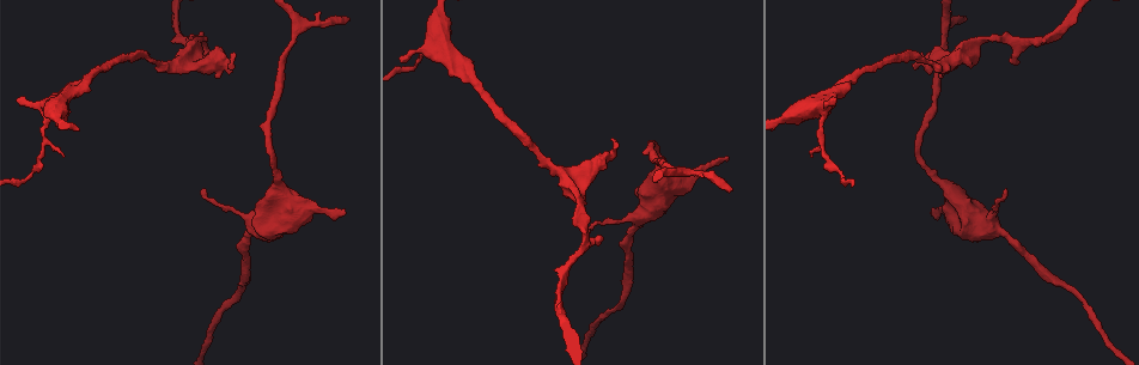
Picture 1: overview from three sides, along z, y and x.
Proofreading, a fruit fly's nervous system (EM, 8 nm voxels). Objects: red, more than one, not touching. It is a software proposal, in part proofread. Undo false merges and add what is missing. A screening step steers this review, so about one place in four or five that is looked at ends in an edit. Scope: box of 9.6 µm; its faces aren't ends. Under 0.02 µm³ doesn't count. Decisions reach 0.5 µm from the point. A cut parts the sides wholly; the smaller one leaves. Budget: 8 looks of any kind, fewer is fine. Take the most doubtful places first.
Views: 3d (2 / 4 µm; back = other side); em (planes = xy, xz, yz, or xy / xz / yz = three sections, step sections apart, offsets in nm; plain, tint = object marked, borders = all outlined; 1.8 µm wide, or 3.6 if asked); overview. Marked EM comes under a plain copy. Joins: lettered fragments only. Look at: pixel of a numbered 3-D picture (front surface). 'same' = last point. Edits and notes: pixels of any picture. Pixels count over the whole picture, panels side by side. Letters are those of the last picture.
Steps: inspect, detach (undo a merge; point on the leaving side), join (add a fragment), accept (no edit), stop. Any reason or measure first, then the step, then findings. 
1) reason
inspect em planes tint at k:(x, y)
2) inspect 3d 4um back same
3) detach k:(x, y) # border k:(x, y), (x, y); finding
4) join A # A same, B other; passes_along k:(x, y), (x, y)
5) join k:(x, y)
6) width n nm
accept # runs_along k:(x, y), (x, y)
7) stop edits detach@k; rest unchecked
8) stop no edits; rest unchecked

branch stops here
inspect em planes borders at 1:(203, 188)

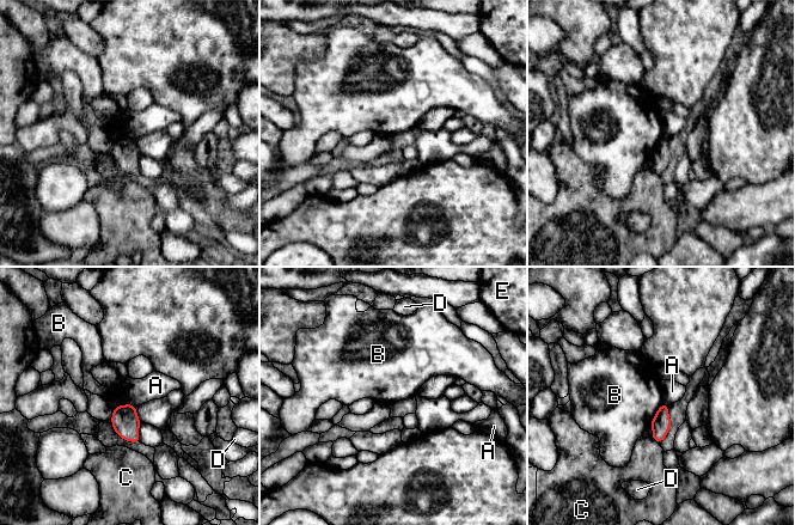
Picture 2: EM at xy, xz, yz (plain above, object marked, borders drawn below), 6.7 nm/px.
longest_contact B 170 nm
accept # A other, B other, C other, D other, E other; border 2:(662, 403), (649, 423); none of them fits

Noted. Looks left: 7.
branch stops here
inspect em yz step 8 borders at 1:(913, 67)

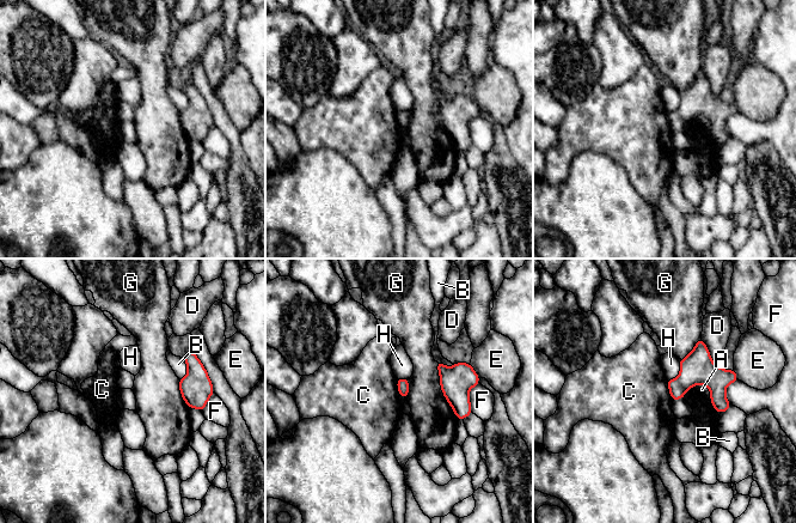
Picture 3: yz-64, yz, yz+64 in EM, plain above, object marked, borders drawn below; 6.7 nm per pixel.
inspect em xz step 4 borders same

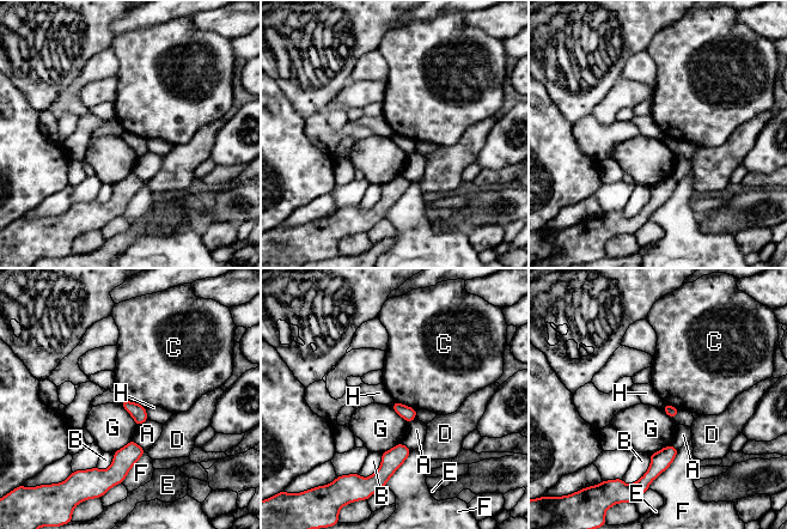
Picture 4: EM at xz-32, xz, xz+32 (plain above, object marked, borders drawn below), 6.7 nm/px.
accept # A other, B other, C other, D other, E other, F other, G other, H other; border 4:(395, 401), (416, 409); no lettered fragment goes on from it

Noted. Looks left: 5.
thin end
inspect 3d 4um at 1:(934, 210)

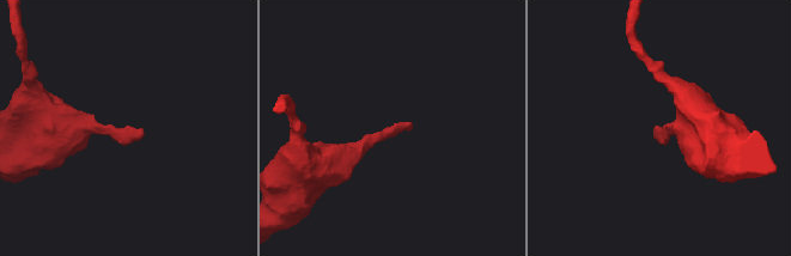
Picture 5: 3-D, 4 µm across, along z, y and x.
now the EM
inspect em planes tint at 5:(409, 125)

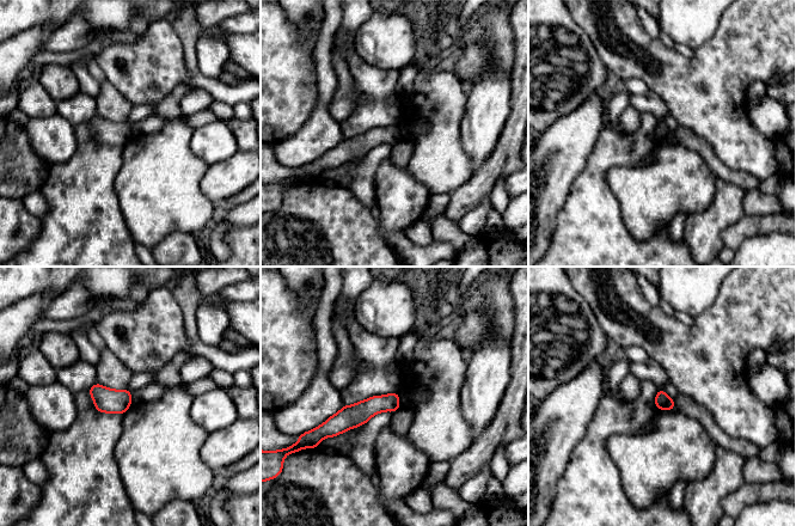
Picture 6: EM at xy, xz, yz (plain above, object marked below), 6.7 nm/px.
inspect em planes borders same

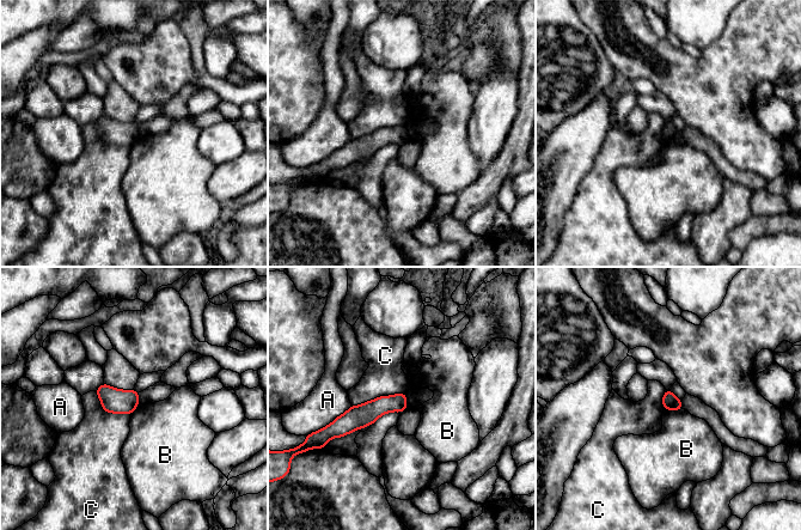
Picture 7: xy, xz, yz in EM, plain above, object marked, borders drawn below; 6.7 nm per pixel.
width 110 nm
accept # A other, B other, C other; runs_along 7:(403, 396), (335, 426); none of them fits

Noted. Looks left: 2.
free end
inspect em xy step 8 tint at 1:(1011, 63)

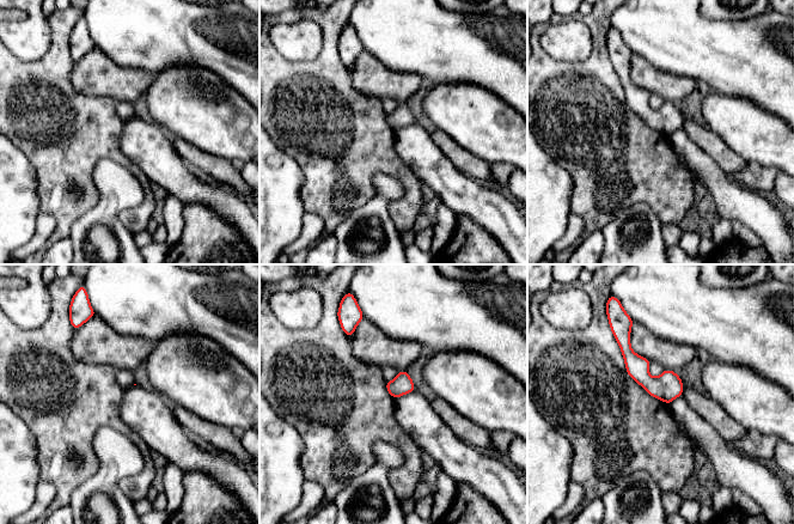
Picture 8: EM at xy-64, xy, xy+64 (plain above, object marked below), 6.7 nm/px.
inspect em xz step 16 borders same

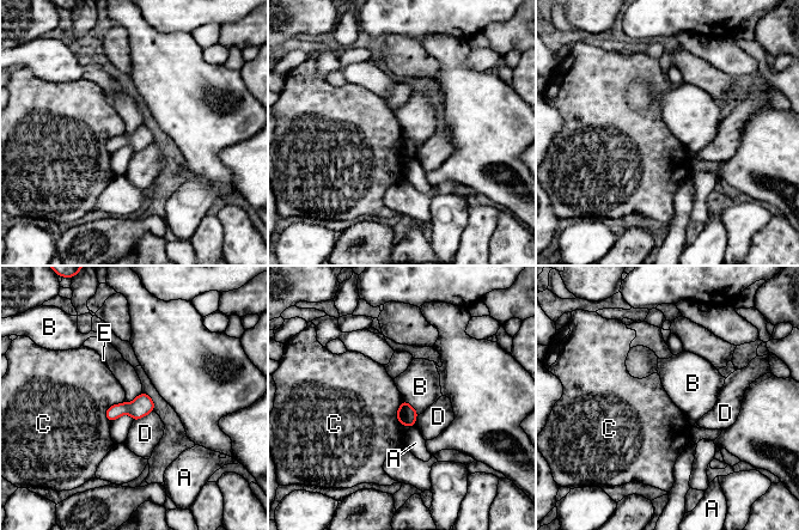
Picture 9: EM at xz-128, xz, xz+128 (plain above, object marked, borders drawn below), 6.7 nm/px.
longest_contact C 200 nm
accept # A other, B other, C other, D other, E other; border 9:(403, 400), (396, 418), (409, 427); no lettered fragment goes on from it

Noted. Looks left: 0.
stop no edits; rest unchecked

